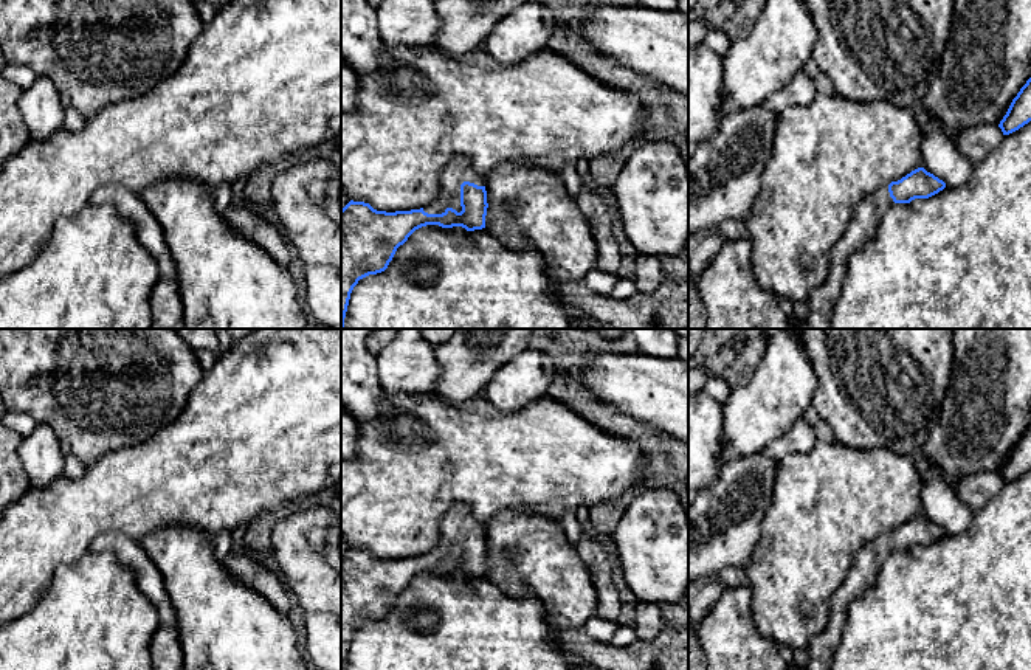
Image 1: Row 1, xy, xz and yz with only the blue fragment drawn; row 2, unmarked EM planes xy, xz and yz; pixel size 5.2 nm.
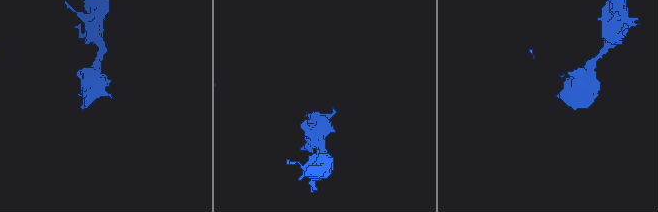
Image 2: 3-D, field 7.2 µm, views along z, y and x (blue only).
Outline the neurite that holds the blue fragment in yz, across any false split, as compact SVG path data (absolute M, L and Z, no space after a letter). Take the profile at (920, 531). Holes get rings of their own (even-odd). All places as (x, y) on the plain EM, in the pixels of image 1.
M918 515L898 529L878 537L859 551L845 582L829 599L831 616L826 628L808 647L805 668L792 670L831 670L834 653L840 644L850 603L864 594L878 578L885 558L893 551L910 551L915 546L929 546L946 535L946 530Z

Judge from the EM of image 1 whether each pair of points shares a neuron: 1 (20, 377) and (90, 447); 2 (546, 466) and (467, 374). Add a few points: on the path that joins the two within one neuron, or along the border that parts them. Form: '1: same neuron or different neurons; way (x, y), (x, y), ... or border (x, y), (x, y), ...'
1: same neuron; way (34, 390), (73, 427)
2: different neurons; border (481, 394), (465, 400), (445, 399)

